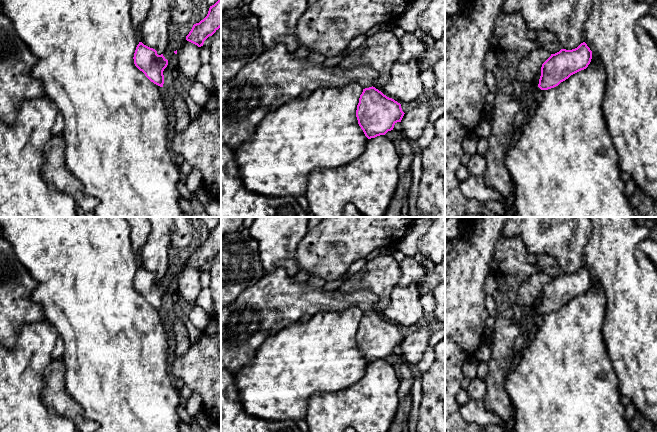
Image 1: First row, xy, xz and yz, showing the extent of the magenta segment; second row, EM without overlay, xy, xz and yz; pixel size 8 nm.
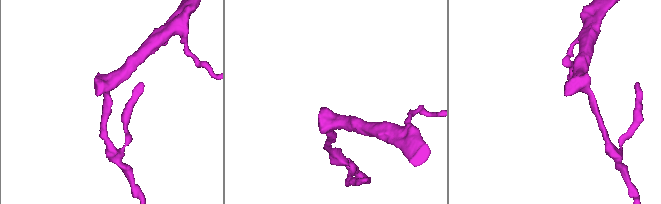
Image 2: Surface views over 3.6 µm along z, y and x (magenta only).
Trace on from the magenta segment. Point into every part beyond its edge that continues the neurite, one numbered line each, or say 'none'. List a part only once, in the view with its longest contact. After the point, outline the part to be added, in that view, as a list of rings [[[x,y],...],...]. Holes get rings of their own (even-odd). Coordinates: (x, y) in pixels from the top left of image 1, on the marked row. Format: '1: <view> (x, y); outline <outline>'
1: yz (529, 69); outline [[[543,48],[530,52],[519,64],[516,80],[530,85],[535,83],[540,77],[542,64],[550,56],[551,54]]]

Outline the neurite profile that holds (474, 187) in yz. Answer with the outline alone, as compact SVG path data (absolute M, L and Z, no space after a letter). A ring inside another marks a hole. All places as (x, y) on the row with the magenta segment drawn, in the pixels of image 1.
M470 175L468 179L460 181L462 194L469 199L476 199L482 203L503 200L502 196L486 185L483 176Z

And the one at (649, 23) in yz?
M645 15L639 19L638 23L646 30L657 45L657 17Z

